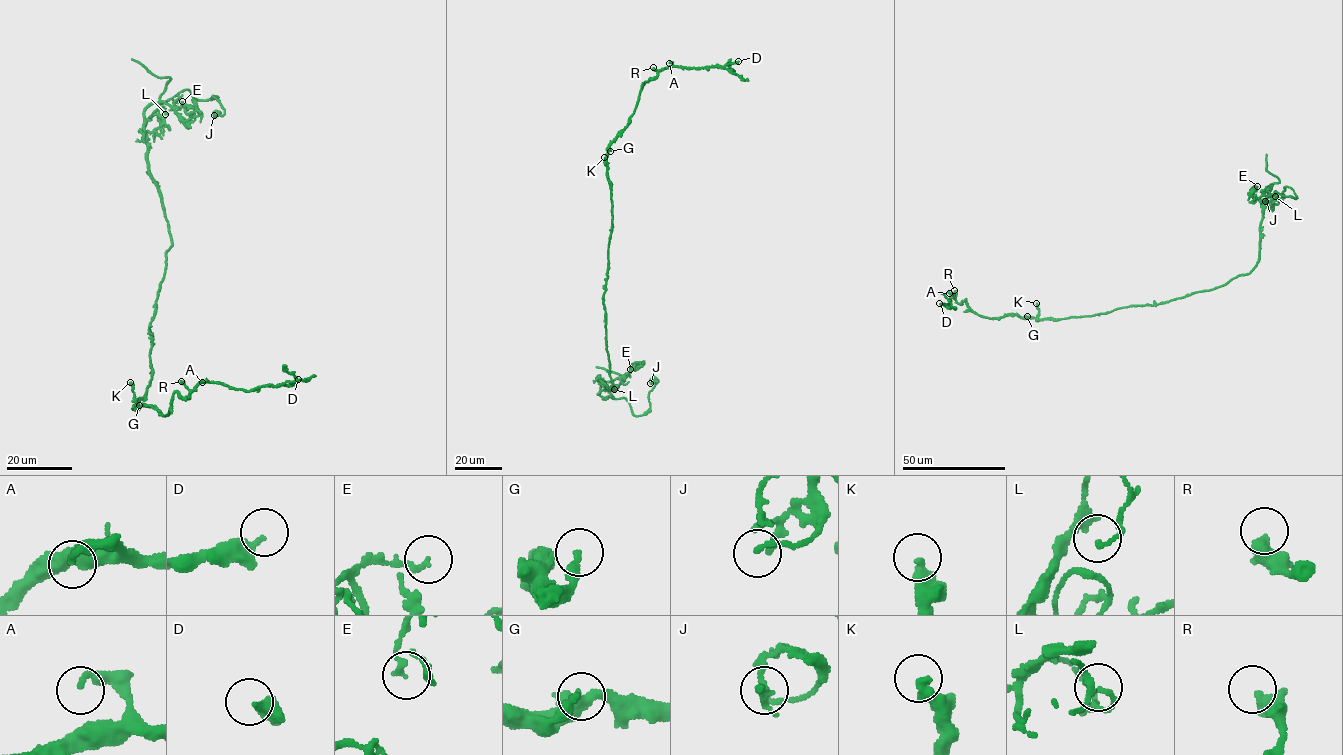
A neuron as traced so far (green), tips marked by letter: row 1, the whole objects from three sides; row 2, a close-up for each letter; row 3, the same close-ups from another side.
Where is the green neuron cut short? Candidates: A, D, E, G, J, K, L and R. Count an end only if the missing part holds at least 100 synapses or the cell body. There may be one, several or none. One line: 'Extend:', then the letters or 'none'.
Extend: none

